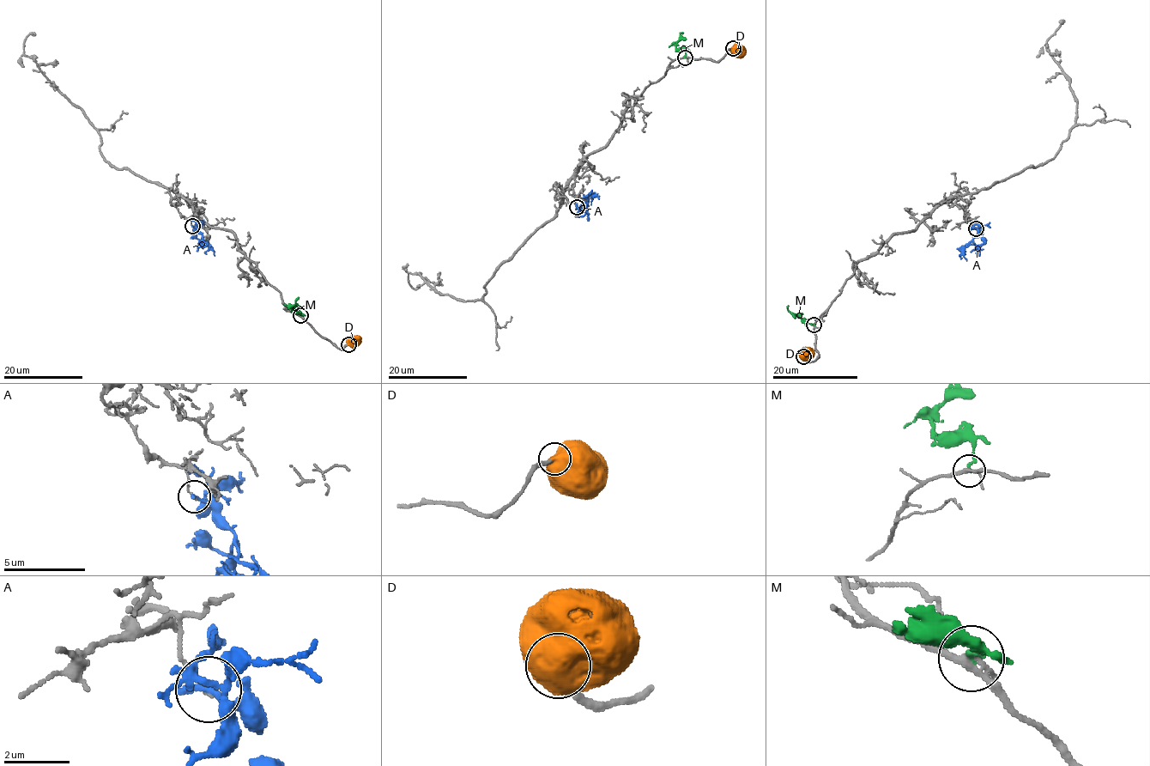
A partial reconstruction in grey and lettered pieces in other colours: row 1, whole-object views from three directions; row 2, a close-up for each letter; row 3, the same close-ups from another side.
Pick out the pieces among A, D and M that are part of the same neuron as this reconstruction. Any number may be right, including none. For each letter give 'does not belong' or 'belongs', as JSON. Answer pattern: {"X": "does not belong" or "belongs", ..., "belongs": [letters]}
{"A": "does not belong", "D": "belongs", "M": "does not belong", "belongs": ["D"]}

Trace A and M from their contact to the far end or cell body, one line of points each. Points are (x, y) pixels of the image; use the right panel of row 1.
A: (976, 228), (977, 234), (964, 246), (966, 260)
M: (814, 325), (789, 312), (788, 305)

